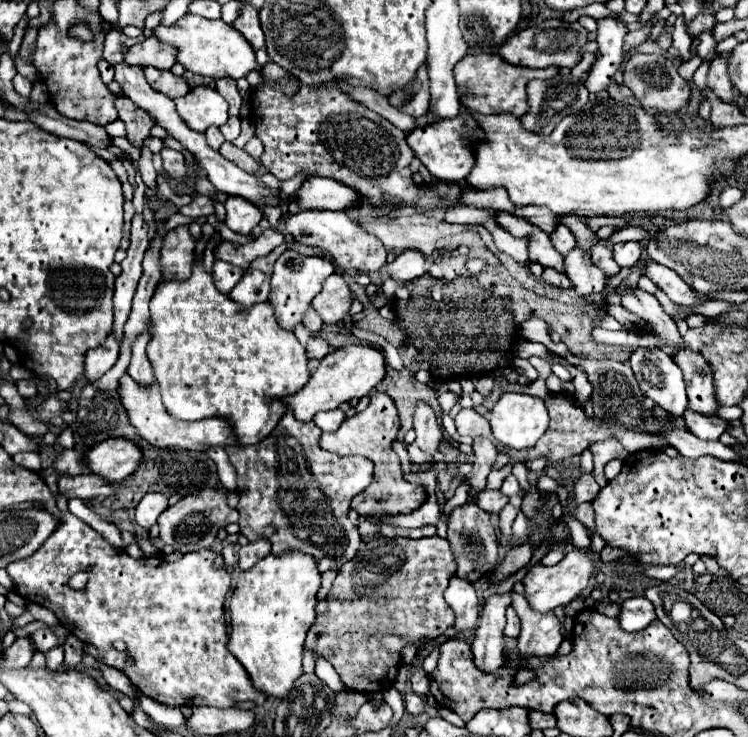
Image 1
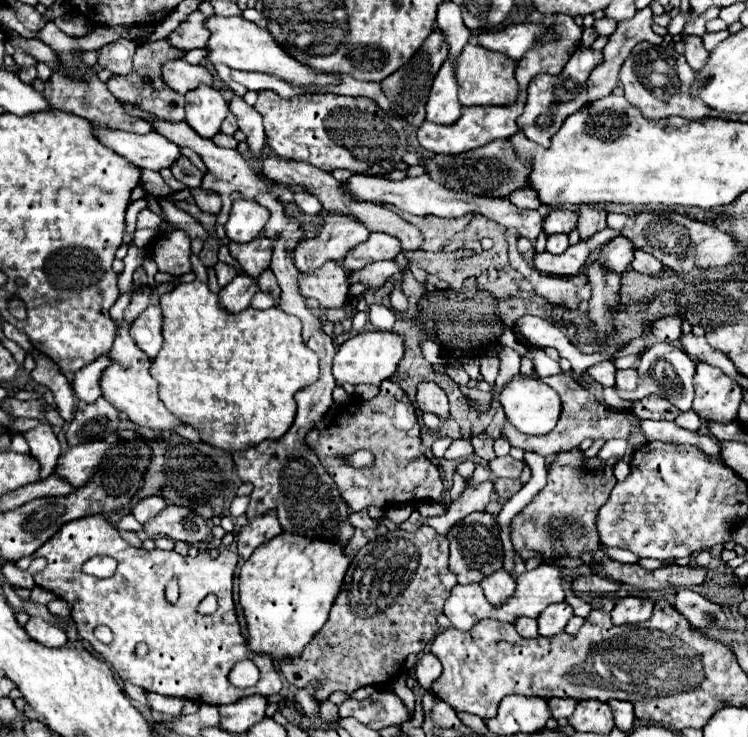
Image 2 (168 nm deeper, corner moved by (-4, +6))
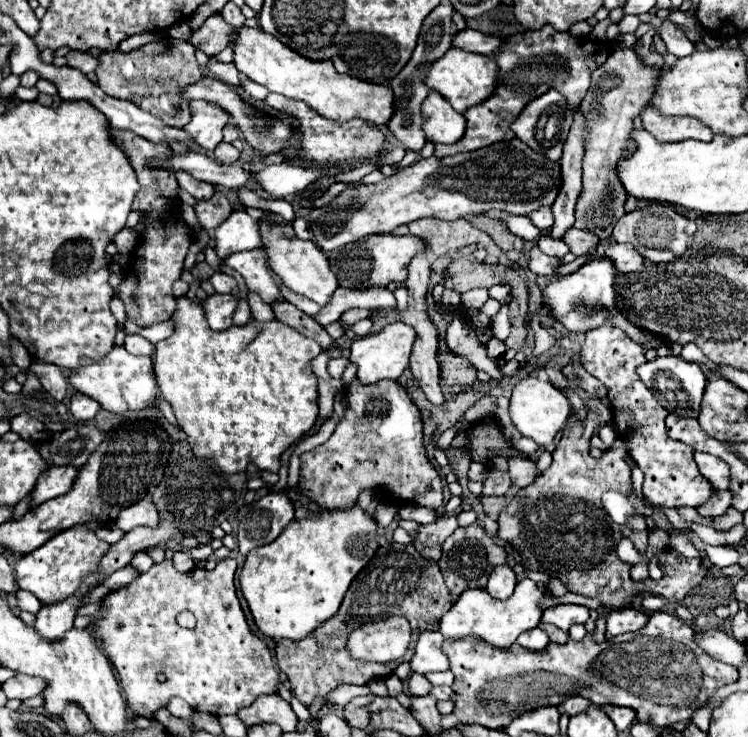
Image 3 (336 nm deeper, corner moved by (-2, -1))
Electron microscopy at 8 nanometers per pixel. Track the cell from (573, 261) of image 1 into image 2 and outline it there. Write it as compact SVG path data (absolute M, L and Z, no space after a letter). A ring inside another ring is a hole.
M579 206L579 234L583 240L587 240L589 236L593 236L595 232L603 230L607 224L605 224L605 218L607 218L607 210L599 208L599 206Z

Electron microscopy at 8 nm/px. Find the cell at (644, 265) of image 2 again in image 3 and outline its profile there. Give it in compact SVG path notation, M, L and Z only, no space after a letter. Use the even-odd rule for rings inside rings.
M611 243L605 255L609 259L613 259L619 273L635 273L635 271L643 271L643 267L645 267L645 259L629 245Z

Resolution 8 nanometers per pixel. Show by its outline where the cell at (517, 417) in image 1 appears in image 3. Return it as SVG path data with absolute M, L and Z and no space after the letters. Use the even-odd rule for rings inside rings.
M529 375L515 385L509 403L509 413L513 425L523 437L533 439L539 447L547 447L569 419L569 401L549 381L539 381L535 375Z

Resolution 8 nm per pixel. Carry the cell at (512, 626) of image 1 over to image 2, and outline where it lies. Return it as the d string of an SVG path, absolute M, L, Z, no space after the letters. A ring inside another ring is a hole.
M521 618L521 620L515 624L515 628L517 628L517 632L519 632L523 638L535 638L535 636L539 636L537 624L535 624L533 618Z

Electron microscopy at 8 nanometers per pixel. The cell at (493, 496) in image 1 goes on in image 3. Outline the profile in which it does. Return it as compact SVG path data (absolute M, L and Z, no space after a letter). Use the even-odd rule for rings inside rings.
M511 457L509 473L511 473L511 481L515 487L527 487L535 479L535 463L525 457Z

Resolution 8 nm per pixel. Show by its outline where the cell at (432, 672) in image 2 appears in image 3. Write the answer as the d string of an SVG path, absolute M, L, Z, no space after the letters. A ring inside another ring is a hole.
M425 631L419 635L415 655L411 659L411 669L415 673L433 673L433 671L447 671L449 661L441 651L443 635L439 631Z

